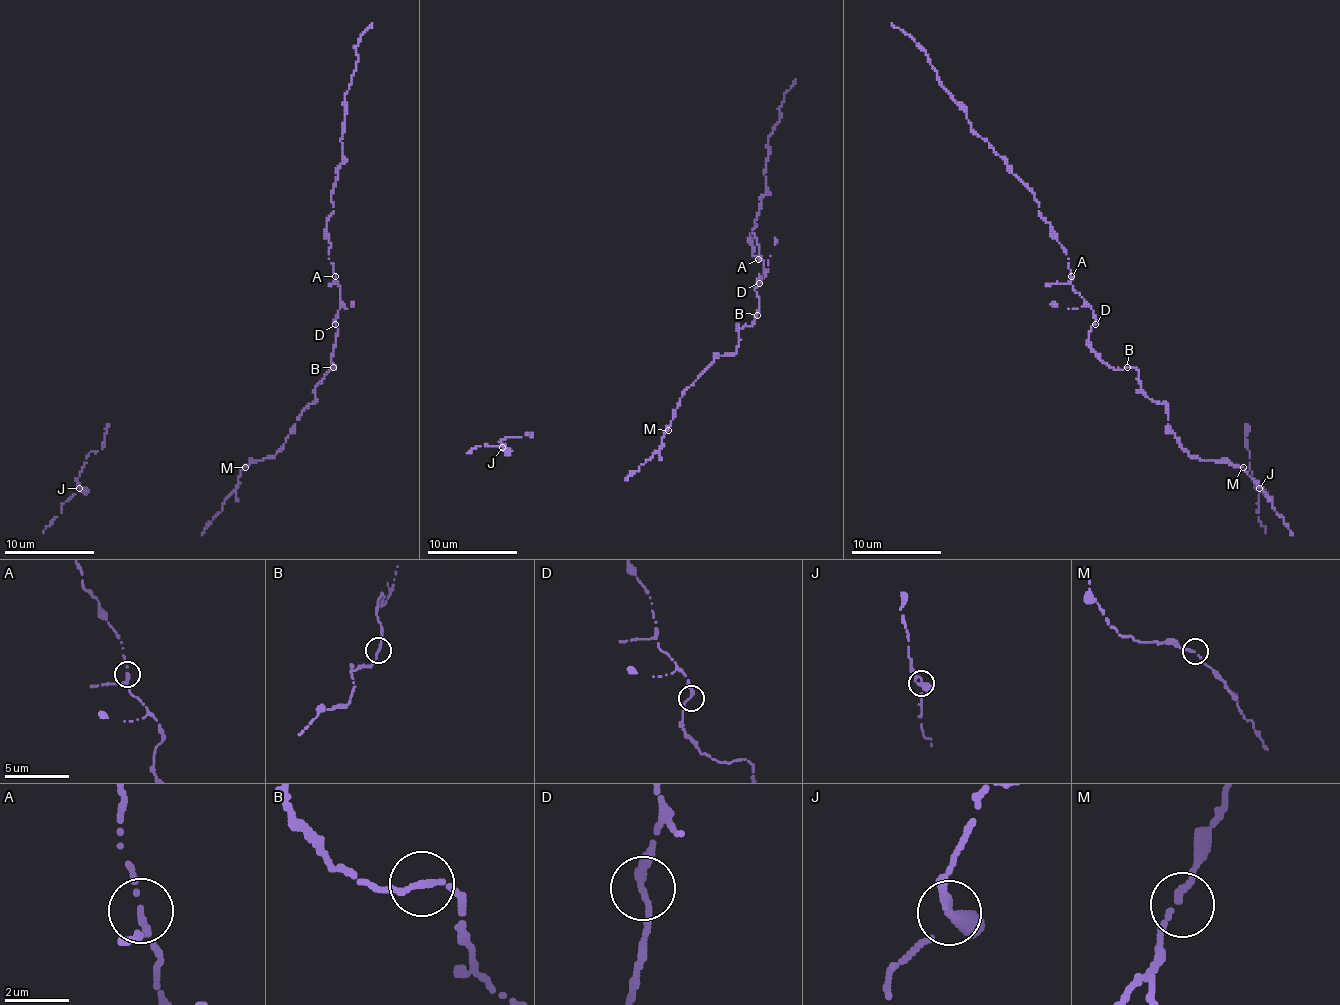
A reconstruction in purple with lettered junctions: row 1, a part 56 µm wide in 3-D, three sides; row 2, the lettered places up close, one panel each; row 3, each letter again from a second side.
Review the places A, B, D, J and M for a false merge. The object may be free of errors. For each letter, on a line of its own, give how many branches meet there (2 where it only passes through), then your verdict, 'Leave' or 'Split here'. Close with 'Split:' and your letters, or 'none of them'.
A: Branches: 3. Leave
B: Branches: 2. Leave
D: Branches: 2. Leave
J: Branches: 3. Leave
M: Branches: 2. Leave
Split: none of them

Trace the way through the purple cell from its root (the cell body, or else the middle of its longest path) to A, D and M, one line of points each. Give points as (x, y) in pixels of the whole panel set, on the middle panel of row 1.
A: (748, 326), (759, 310), (754, 290), (757, 278), (761, 278), (759, 283), (763, 278), (763, 260), (759, 258)
D: (748, 326), (754, 321), (759, 310), (759, 296), (754, 290), (759, 276), (759, 283)
M: (748, 326), (739, 328), (736, 351), (718, 355), (684, 392), (668, 430)

